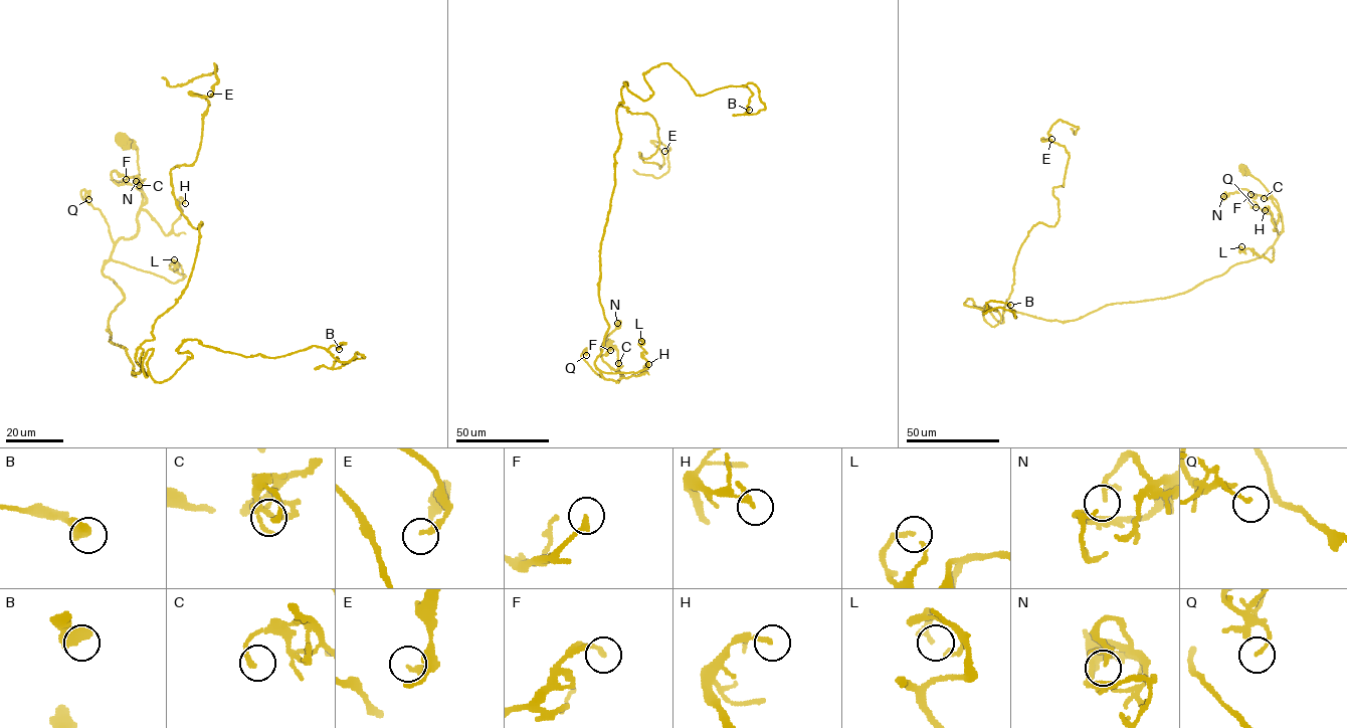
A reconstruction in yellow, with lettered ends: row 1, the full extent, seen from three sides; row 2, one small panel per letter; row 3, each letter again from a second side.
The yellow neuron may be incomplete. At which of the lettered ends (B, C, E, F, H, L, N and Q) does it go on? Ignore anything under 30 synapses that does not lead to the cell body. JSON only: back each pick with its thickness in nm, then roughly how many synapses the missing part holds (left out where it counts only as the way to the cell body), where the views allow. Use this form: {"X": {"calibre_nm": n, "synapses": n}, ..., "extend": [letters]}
{"extend": []}

